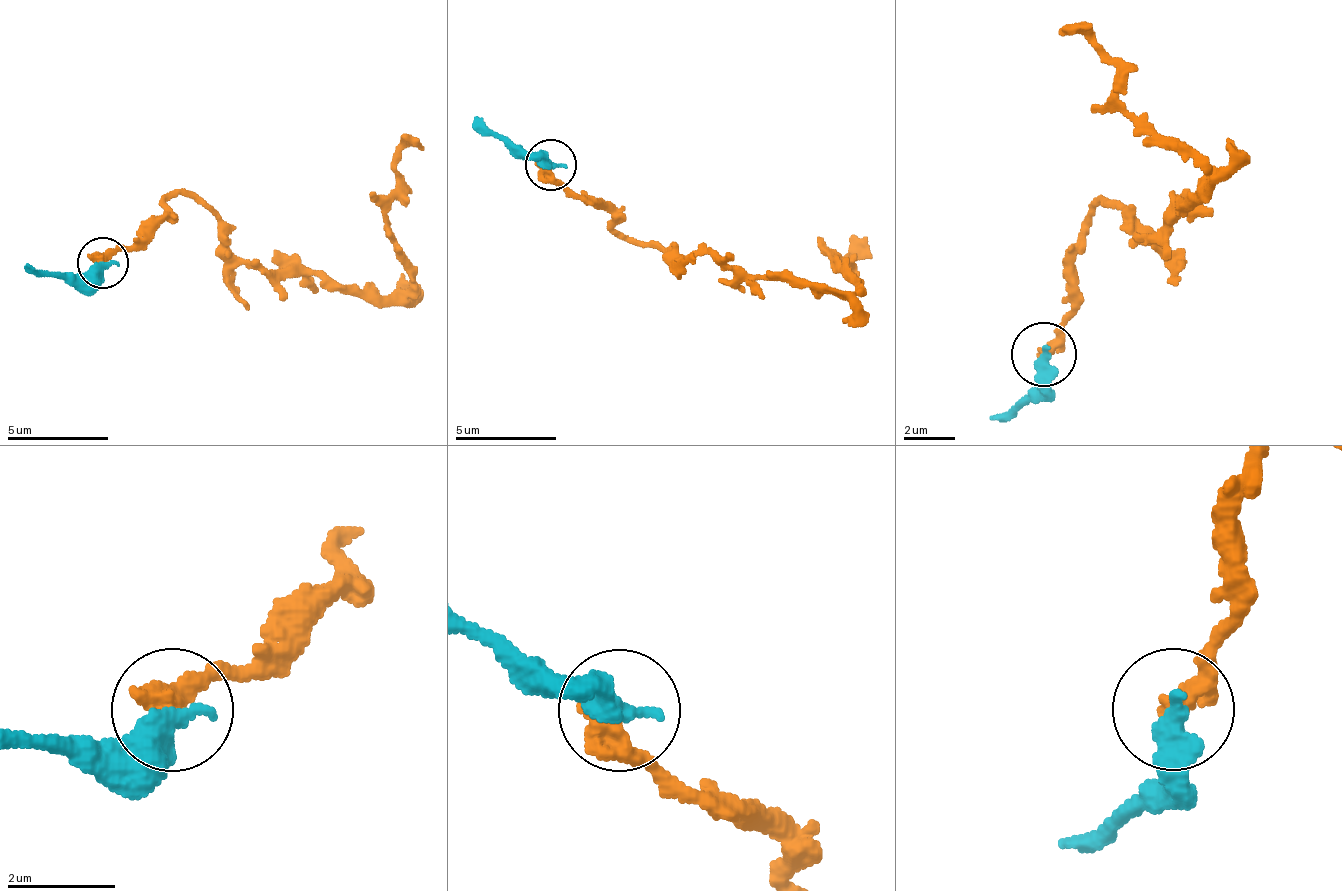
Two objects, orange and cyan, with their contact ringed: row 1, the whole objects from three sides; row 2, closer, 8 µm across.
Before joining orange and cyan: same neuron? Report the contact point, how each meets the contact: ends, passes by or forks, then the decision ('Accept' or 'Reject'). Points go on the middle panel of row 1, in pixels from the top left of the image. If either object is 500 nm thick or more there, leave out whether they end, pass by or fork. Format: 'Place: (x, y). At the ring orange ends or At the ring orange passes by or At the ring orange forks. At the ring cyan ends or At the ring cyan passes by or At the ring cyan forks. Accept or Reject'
Place: (550, 164). Reject

